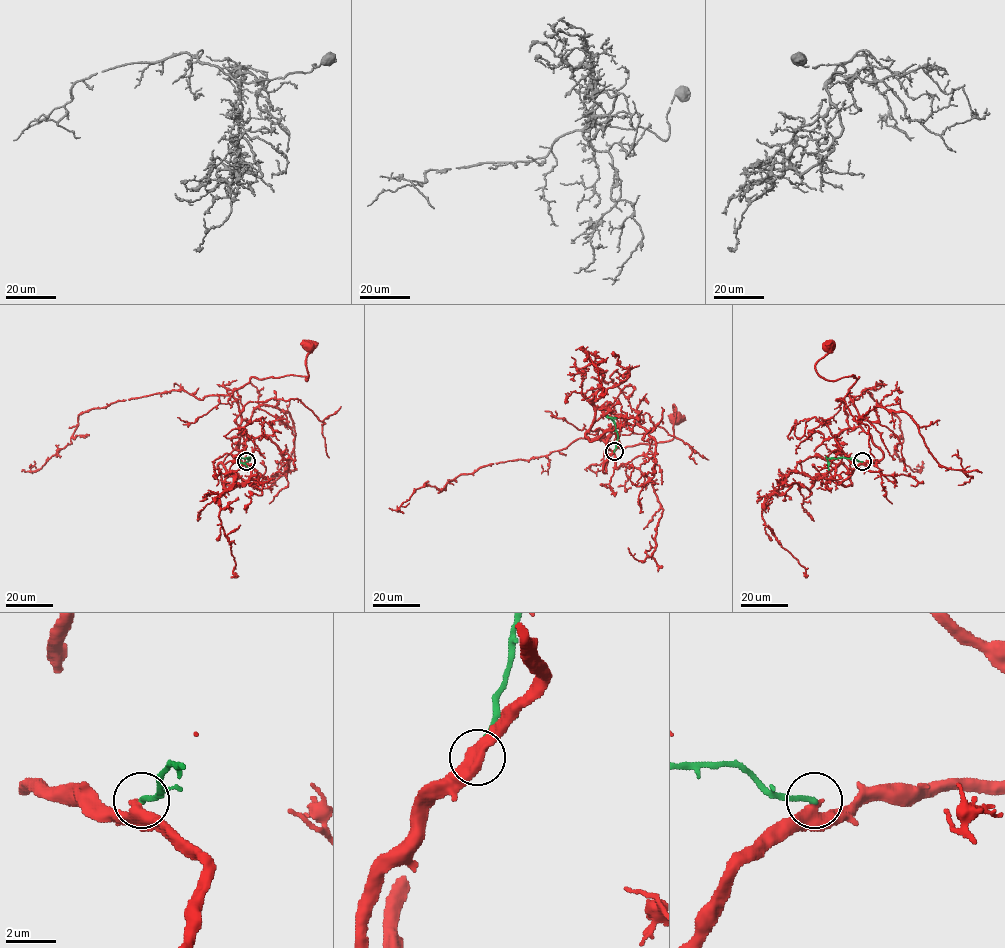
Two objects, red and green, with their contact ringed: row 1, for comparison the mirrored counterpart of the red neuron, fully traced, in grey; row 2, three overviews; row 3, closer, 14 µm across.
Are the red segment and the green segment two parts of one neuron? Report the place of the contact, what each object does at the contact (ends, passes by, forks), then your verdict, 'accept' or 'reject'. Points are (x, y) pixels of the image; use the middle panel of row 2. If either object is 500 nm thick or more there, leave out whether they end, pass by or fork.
place (614, 451); red passes by; green ends; reject

